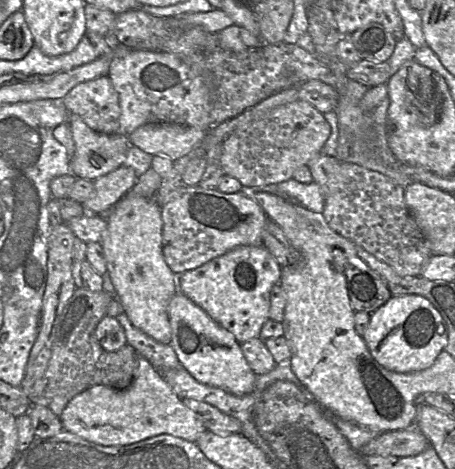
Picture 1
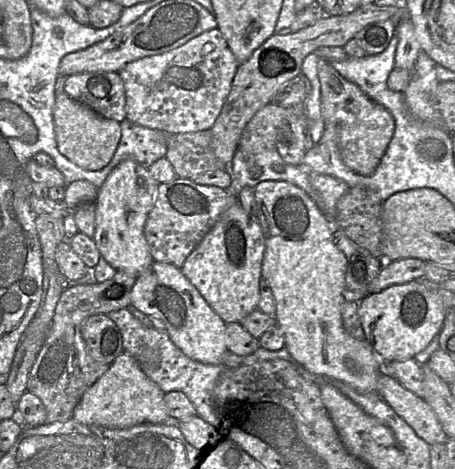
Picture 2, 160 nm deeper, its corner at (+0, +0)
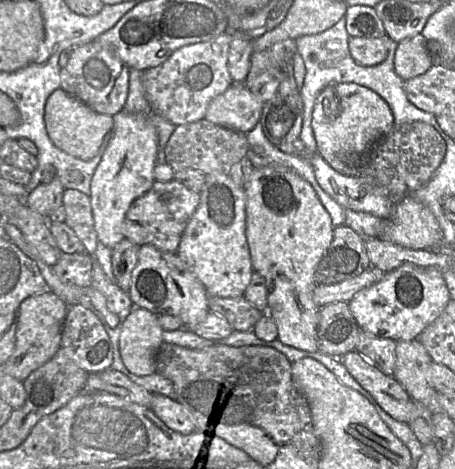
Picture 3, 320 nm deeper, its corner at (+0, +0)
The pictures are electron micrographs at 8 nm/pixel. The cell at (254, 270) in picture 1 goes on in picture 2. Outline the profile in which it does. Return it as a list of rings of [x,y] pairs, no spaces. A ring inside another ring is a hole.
[[[237,201],[221,214],[211,230],[187,257],[181,271],[225,323],[240,323],[258,309],[264,253],[265,238],[258,220],[248,215]]]

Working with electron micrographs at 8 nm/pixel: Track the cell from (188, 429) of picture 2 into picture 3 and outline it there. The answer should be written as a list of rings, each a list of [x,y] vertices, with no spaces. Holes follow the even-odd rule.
[[[154,394],[151,410],[173,431],[186,435],[195,429],[192,416],[175,399],[161,394]]]

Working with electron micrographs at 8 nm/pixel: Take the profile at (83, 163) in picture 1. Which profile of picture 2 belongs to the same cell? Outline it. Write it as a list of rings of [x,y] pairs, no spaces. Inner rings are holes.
[[[66,93],[56,96],[53,119],[58,150],[72,163],[88,171],[99,171],[110,163],[122,137],[119,122],[100,116]]]

